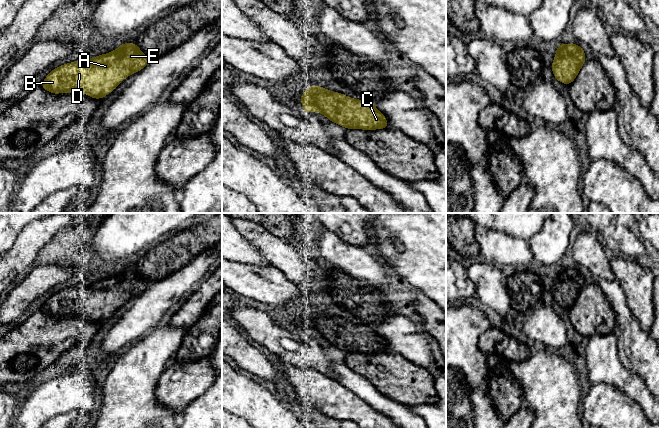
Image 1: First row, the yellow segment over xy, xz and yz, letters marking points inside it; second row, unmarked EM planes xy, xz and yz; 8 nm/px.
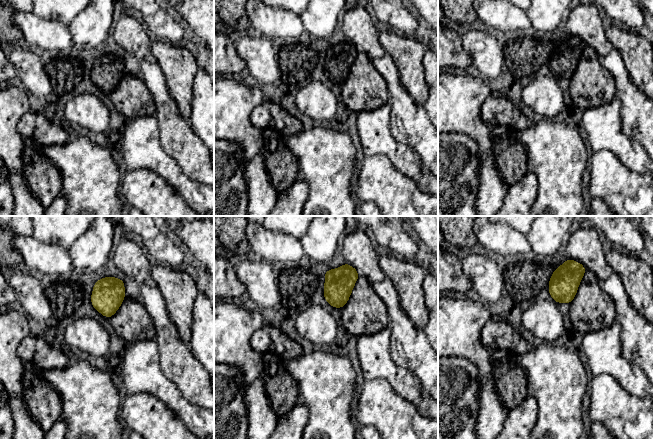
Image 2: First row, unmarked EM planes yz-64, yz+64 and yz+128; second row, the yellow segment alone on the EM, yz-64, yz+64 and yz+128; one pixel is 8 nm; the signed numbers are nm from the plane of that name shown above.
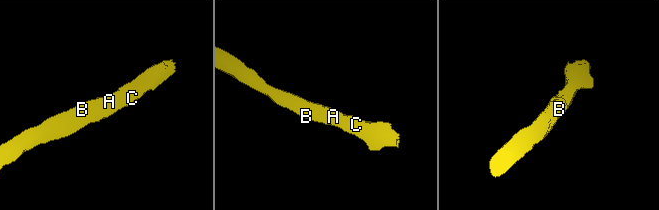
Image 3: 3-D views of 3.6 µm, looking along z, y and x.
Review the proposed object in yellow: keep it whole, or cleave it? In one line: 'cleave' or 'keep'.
keep

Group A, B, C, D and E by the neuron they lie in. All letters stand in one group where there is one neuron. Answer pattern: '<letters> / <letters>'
A B C D E

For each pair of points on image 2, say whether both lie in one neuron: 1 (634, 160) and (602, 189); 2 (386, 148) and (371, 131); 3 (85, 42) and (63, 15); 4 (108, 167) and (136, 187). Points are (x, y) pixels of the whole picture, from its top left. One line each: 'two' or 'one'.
1: two
2: one
3: two
4: two

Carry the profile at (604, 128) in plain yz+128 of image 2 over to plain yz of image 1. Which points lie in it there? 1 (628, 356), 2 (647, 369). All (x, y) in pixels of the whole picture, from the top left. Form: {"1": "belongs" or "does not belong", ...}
{"1": "does not belong", "2": "does not belong"}

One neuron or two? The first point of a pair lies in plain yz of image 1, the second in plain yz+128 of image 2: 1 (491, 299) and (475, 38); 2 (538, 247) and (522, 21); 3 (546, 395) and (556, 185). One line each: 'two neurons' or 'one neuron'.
1: one neuron
2: two neurons
3: one neuron

